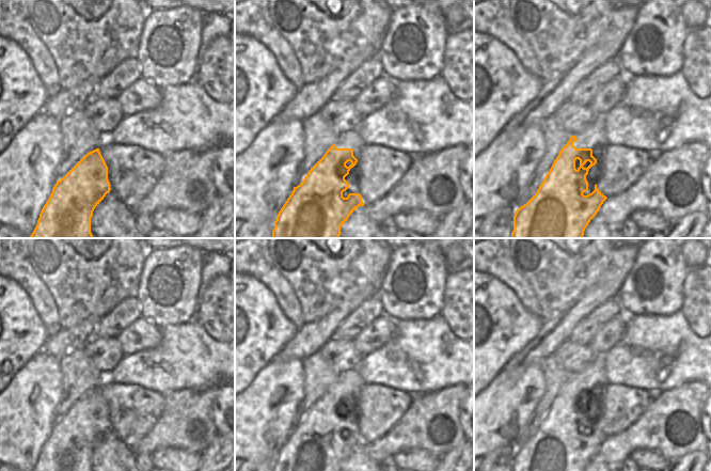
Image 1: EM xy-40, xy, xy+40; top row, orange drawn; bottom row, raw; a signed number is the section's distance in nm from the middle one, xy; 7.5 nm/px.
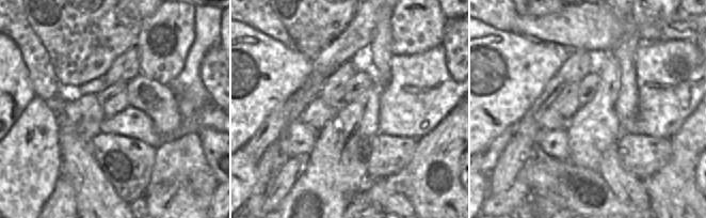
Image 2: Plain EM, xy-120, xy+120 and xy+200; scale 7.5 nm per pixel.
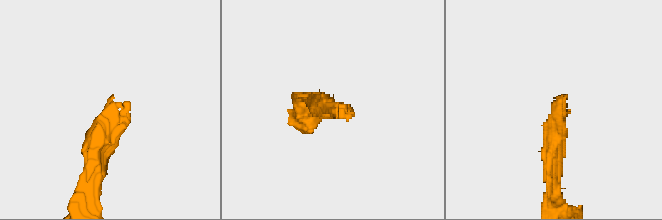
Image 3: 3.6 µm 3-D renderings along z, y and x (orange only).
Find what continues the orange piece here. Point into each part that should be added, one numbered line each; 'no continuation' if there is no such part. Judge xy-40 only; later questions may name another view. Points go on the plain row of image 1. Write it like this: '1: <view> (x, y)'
no continuation

